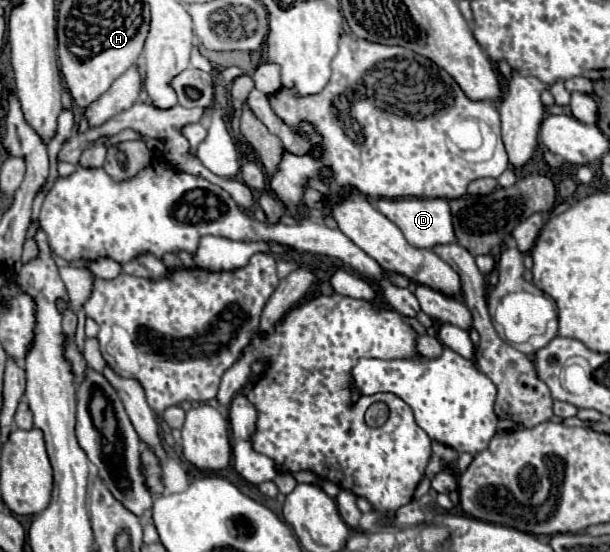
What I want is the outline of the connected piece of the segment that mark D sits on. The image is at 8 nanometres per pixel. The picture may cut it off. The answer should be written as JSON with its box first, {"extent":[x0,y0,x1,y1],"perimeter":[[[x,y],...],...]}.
{"extent":[376,197,454,249],"perimeter":[[[402,197],[402,199],[378,199],[376,207],[382,215],[386,215],[398,229],[404,233],[410,245],[430,249],[440,243],[454,243],[454,229],[452,229],[452,215],[446,199],[416,199],[416,197]]]}

